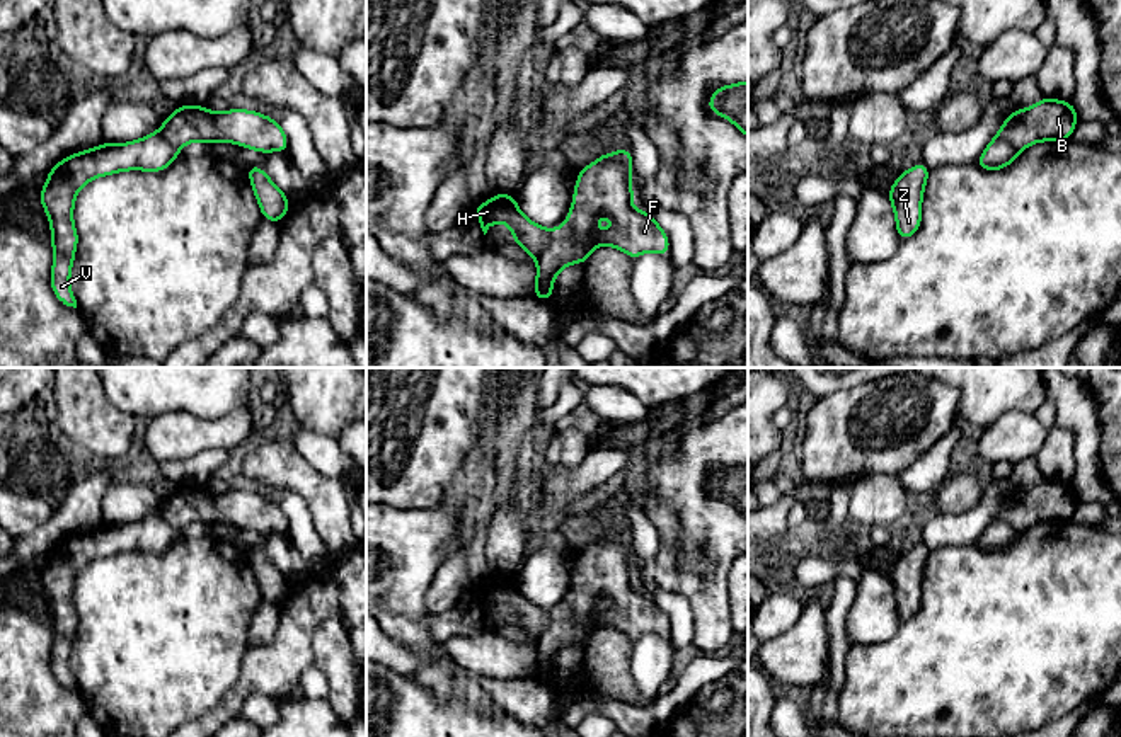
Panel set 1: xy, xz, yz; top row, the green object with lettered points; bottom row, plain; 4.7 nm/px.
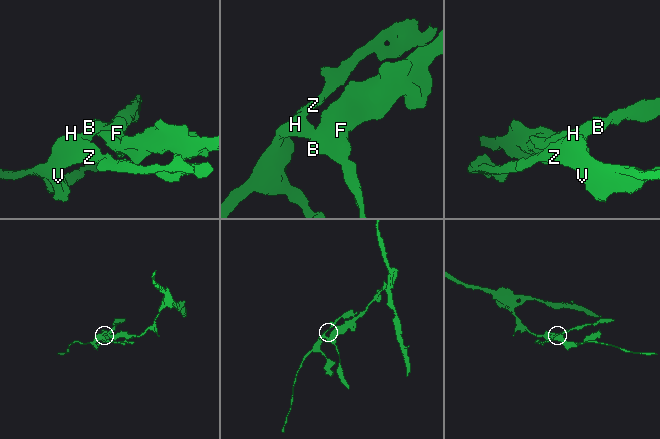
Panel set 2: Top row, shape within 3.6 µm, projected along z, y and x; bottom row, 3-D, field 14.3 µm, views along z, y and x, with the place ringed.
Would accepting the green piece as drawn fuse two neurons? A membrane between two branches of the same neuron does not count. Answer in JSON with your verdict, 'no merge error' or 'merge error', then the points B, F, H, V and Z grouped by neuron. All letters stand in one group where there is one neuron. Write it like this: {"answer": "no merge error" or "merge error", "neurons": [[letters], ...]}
{"answer": "merge error", "neurons": [["B", "F"], ["H", "V", "Z"]]}

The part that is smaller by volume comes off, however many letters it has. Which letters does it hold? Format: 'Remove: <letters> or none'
Remove: H, V, Z

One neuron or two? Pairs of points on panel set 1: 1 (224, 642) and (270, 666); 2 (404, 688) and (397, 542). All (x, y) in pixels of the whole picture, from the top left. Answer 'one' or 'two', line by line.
1: two
2: two

